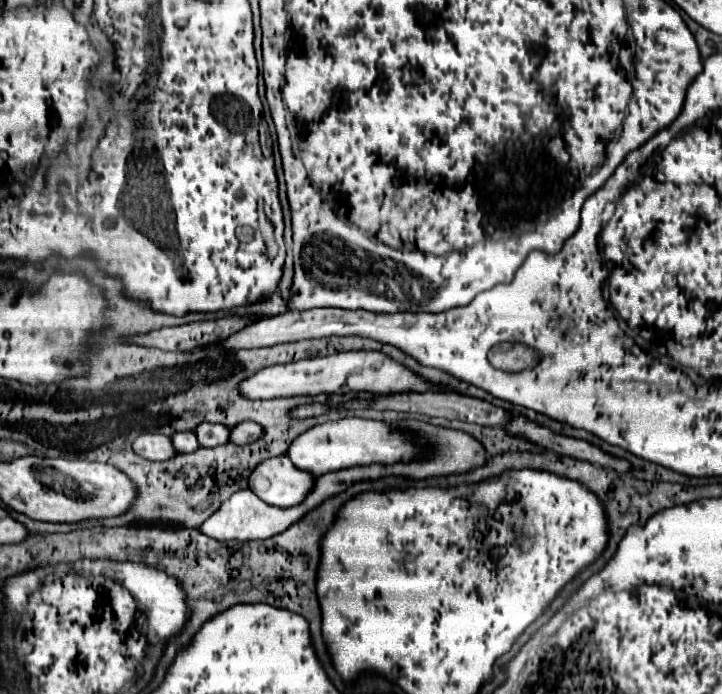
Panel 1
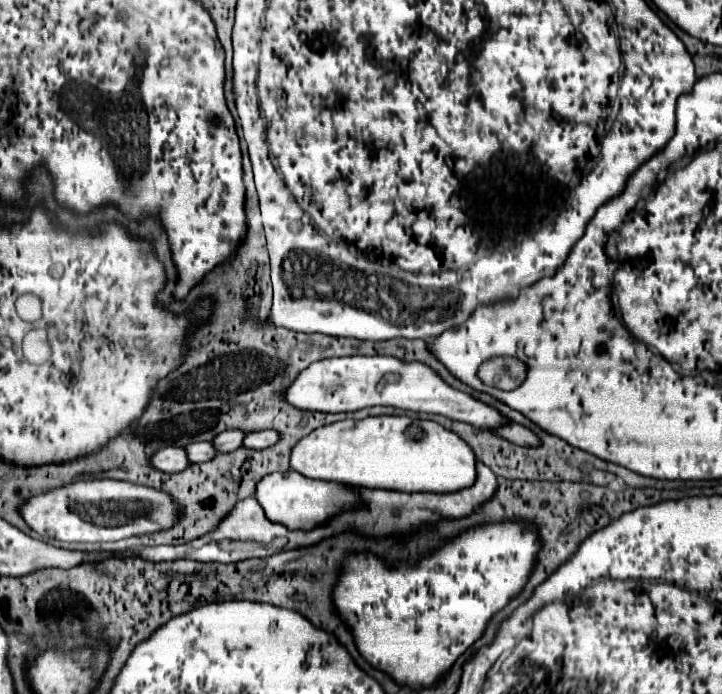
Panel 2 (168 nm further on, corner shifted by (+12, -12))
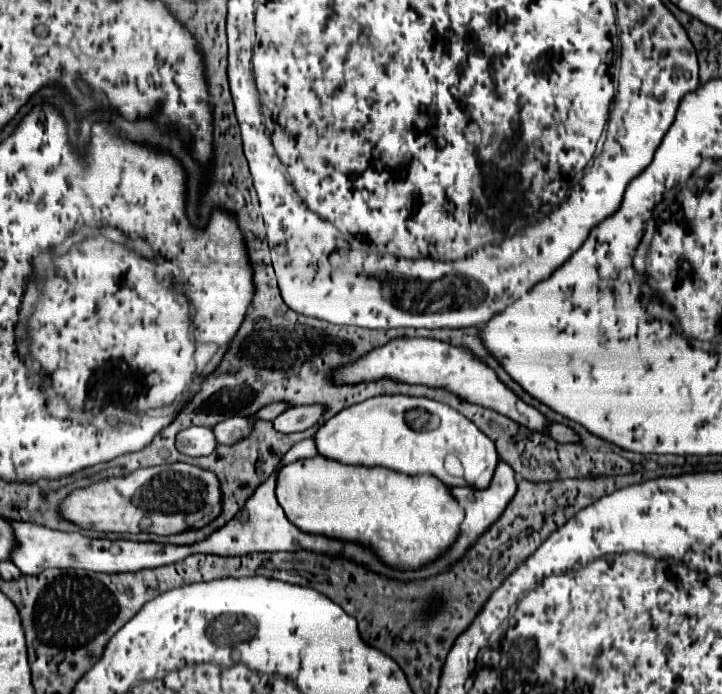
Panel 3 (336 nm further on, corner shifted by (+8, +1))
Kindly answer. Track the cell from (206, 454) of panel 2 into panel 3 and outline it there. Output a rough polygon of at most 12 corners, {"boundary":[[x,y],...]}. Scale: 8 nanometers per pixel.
{"boundary":[[230,417],[214,427],[220,445],[248,437],[254,421]]}

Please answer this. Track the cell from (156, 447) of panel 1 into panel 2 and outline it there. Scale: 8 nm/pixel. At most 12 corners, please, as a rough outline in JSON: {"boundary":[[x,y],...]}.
{"boundary":[[160,448],[150,464],[160,472],[182,472],[184,448]]}

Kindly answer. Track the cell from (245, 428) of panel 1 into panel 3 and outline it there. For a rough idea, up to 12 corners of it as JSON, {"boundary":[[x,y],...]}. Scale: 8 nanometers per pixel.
{"boundary":[[294,405],[274,419],[280,433],[306,431],[326,405]]}

